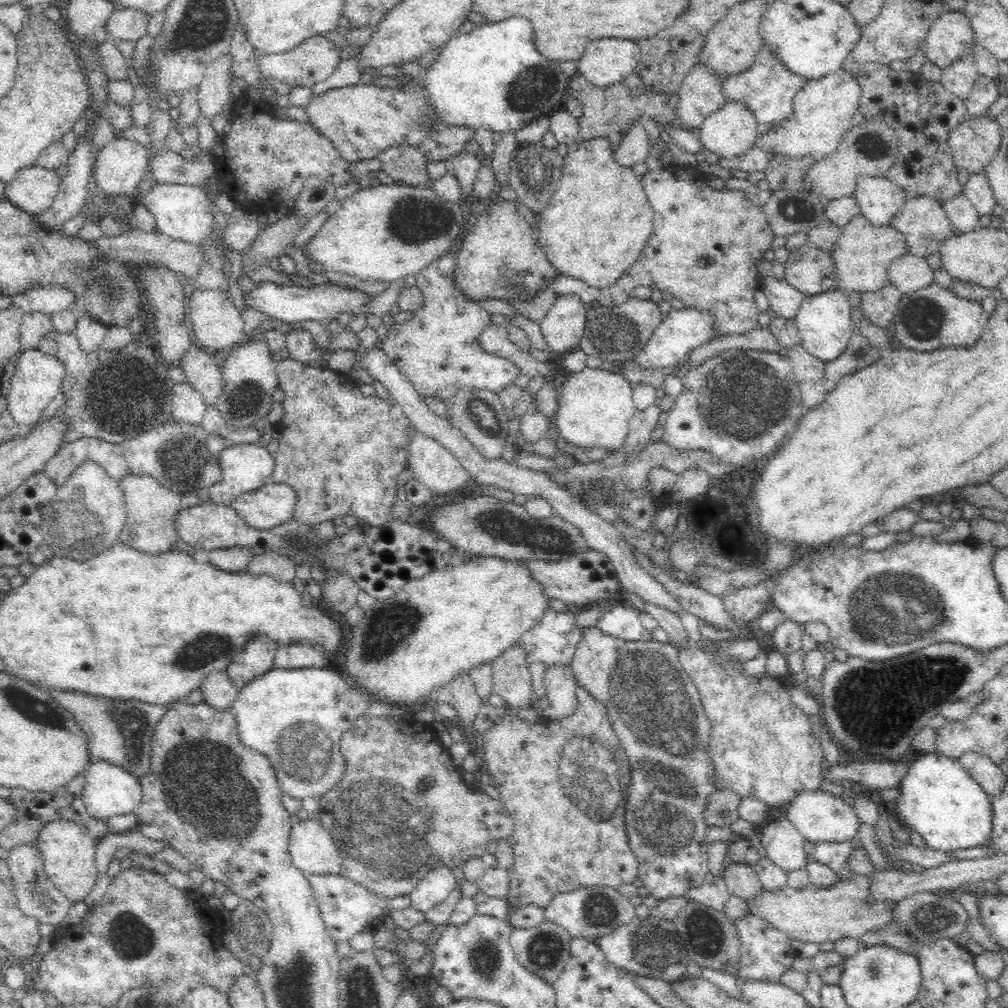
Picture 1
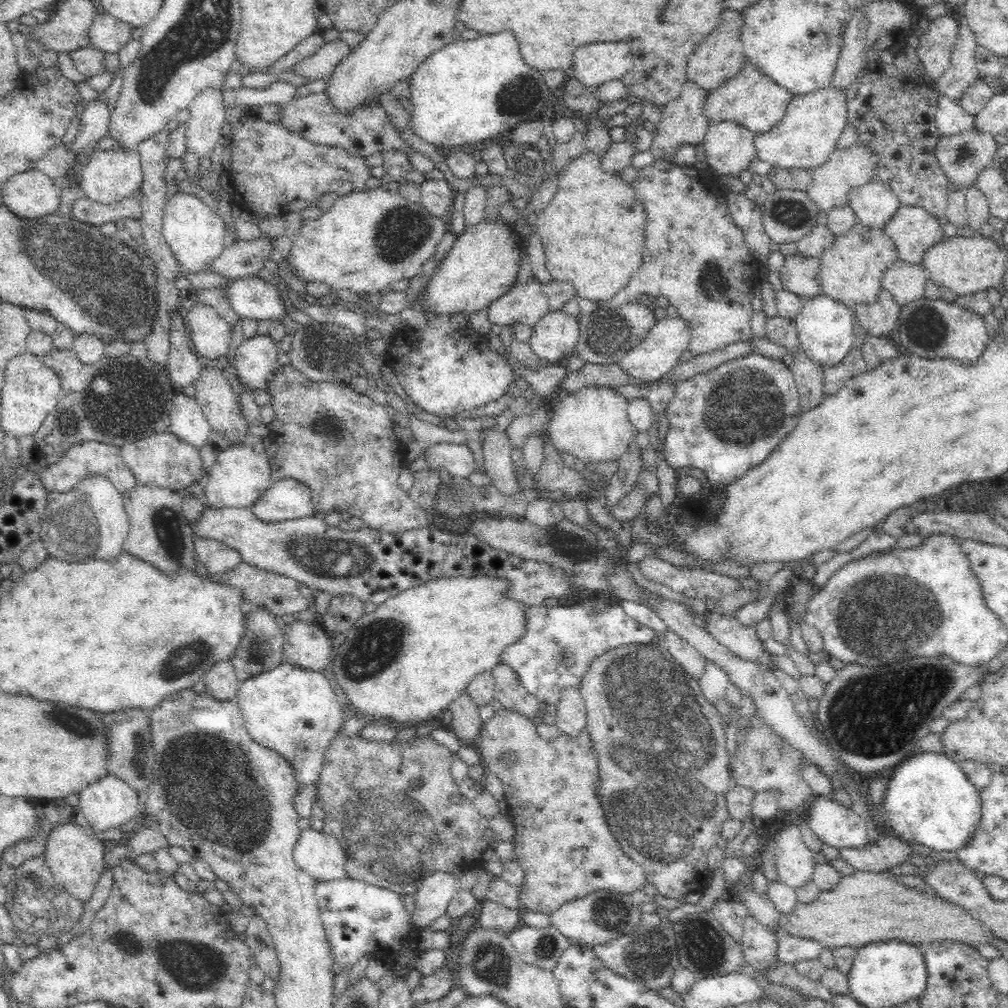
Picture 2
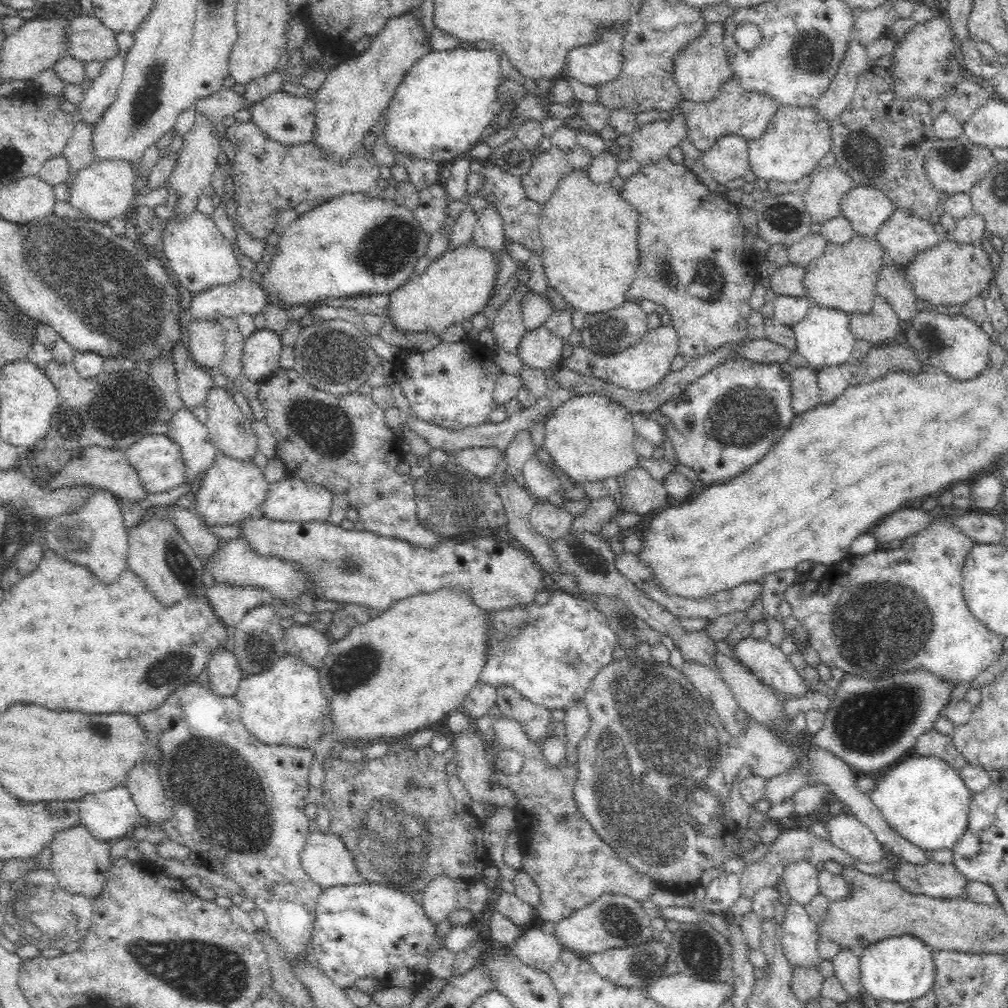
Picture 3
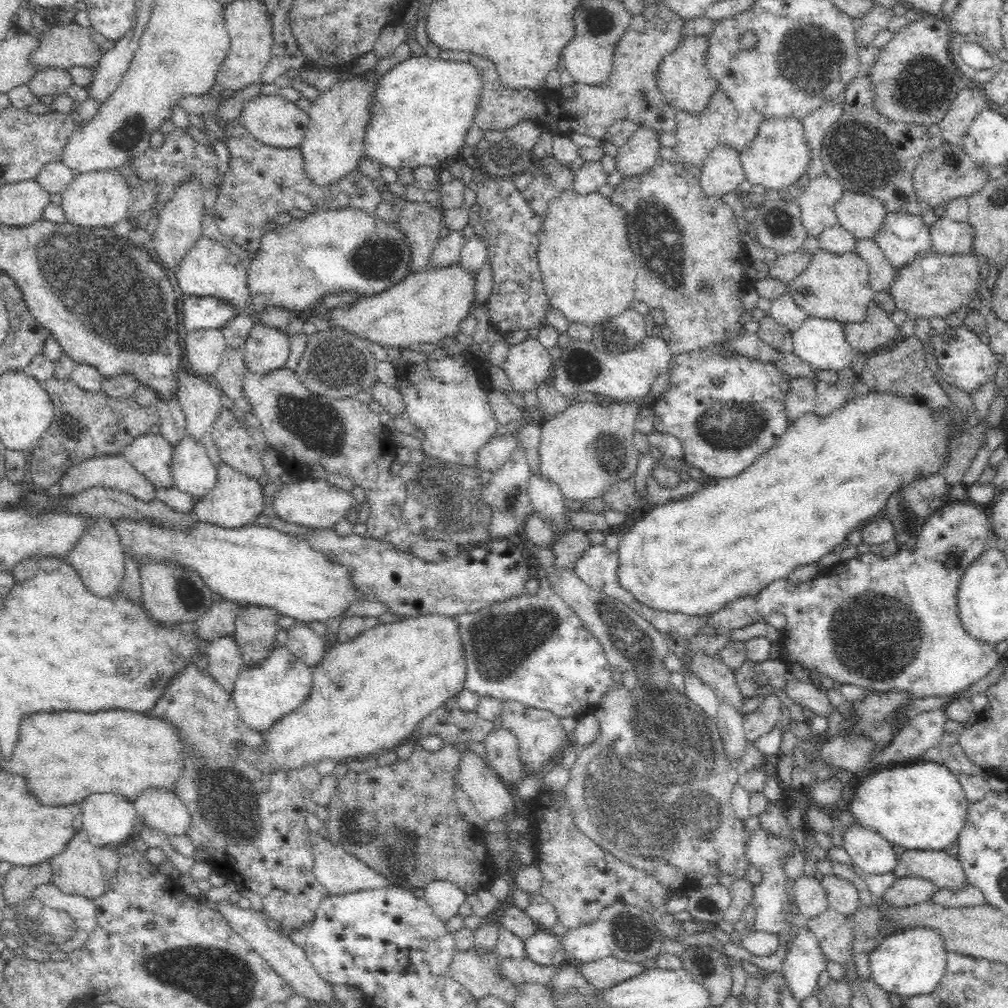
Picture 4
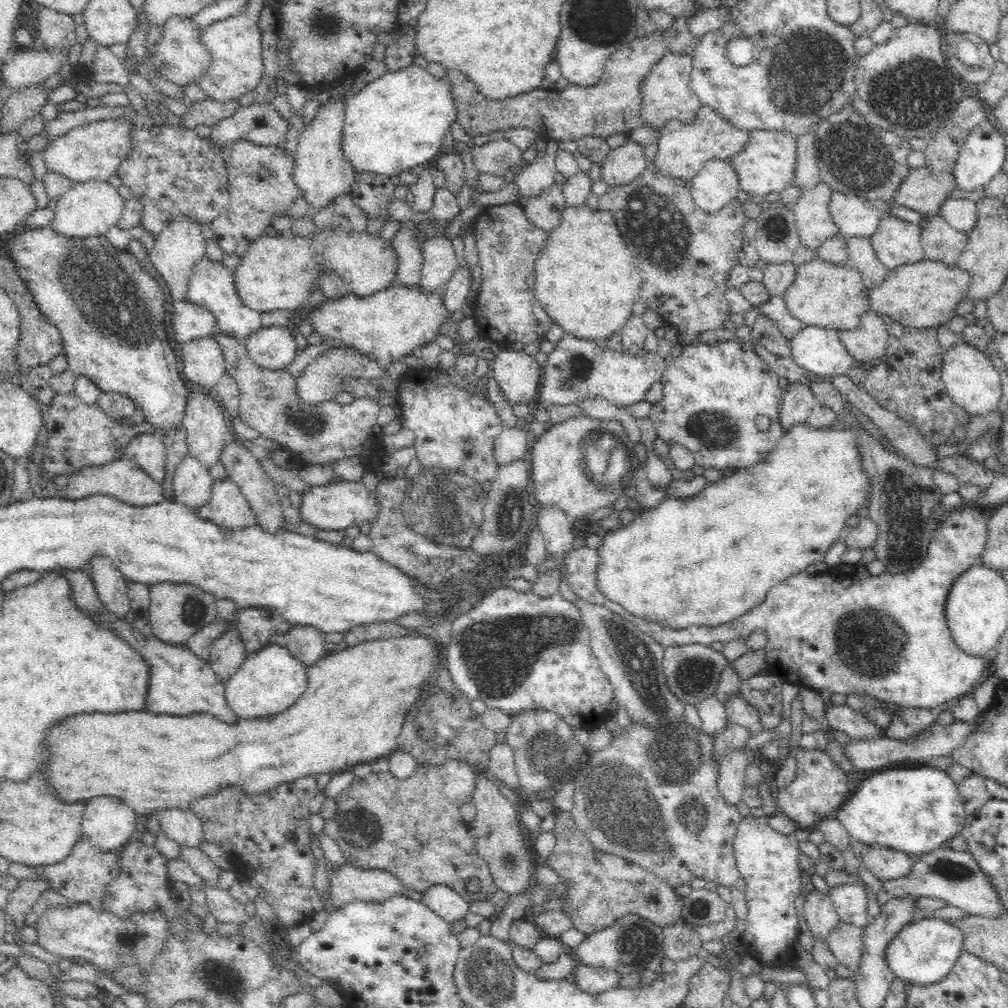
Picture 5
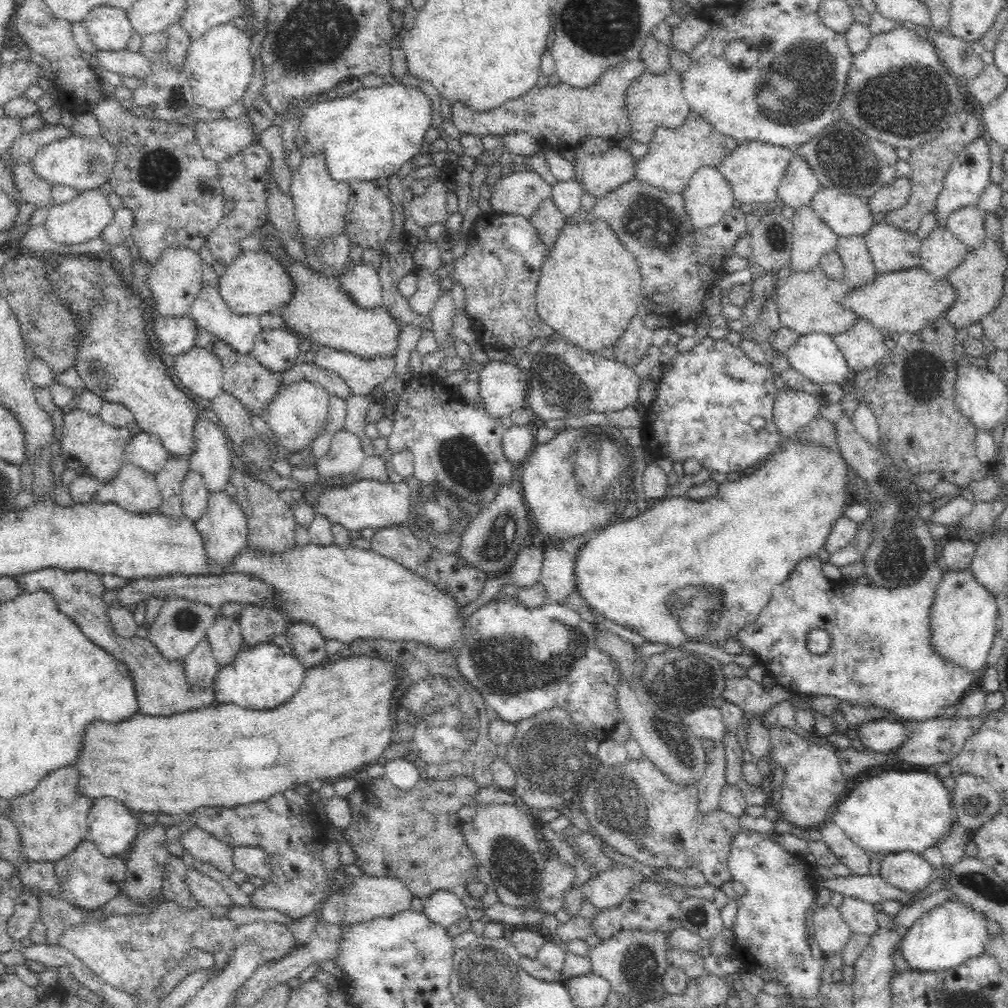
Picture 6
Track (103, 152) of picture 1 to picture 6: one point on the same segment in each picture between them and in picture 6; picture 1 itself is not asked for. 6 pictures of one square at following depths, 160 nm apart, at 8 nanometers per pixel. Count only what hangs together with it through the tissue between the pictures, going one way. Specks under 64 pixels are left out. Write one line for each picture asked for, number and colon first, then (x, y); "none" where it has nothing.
2: (111, 173)
3: (105, 190)
4: (95, 198)
5: (89, 208)
6: (81, 219)

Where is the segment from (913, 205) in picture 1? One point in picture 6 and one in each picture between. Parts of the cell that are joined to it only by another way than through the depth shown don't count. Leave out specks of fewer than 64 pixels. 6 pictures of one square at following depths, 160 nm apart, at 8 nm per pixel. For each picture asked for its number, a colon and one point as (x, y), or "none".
2: (914, 229)
3: (905, 234)
4: (902, 236)
5: (896, 242)
6: (891, 248)

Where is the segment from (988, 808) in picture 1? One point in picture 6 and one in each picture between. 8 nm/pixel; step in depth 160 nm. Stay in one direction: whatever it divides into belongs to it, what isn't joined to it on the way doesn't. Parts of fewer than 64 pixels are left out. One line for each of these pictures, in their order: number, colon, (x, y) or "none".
2: (929, 799)
3: (925, 799)
4: (922, 805)
5: (917, 810)
6: (891, 812)

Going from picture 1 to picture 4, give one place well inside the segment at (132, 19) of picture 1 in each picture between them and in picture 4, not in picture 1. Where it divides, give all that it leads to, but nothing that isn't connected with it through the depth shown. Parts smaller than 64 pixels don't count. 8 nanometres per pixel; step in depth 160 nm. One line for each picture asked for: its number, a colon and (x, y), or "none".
2: (109, 33)
3: (92, 40)
4: (68, 44)

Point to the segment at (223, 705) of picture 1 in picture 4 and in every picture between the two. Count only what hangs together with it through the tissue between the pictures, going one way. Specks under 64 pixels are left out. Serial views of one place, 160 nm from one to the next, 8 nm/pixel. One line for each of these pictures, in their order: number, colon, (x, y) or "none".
2: (220, 682)
3: (224, 675)
4: (223, 662)

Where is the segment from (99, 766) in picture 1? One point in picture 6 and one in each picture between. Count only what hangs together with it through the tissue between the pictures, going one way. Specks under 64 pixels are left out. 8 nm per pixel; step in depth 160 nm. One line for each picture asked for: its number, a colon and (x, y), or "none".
2: (108, 801)
3: (110, 815)
4: (108, 818)
5: (109, 823)
6: (113, 828)

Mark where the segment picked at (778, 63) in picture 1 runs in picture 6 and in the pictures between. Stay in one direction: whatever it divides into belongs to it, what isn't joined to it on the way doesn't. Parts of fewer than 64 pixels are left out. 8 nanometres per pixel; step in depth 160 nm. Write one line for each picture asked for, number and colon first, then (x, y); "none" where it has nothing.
2: (752, 97)
3: (737, 109)
4: (697, 133)
5: (683, 148)
6: (674, 155)

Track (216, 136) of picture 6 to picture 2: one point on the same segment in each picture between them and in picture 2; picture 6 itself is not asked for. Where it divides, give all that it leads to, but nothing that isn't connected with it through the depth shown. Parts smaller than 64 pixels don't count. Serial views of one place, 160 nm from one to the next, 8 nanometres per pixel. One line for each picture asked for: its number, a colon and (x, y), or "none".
2: (363, 130)
3: (290, 120)
4: (273, 120)
5: (258, 123)

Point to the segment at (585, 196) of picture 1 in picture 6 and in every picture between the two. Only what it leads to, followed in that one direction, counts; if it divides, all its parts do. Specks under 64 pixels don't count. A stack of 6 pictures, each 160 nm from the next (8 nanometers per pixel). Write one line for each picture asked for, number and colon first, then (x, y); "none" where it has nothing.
2: (592, 230)
3: (589, 231)
4: (588, 266)
5: (587, 282)
6: (589, 289)

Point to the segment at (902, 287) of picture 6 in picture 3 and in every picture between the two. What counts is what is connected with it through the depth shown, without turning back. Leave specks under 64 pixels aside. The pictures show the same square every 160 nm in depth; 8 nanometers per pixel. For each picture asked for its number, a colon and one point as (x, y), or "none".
3: (952, 272)
4: (934, 284)
5: (925, 294)

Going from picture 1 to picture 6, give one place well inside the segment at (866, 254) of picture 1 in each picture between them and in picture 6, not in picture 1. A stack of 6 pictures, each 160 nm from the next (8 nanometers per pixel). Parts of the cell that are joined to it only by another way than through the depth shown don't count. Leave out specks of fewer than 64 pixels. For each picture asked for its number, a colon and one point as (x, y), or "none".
2: (851, 270)
3: (844, 277)
4: (837, 286)
5: (826, 294)
6: (807, 301)

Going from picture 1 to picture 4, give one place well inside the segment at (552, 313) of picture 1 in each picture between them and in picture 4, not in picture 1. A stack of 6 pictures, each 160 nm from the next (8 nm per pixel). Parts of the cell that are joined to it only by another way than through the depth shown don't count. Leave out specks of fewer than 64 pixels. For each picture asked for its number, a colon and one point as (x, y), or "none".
2: (555, 336)
3: (541, 348)
4: (529, 362)

